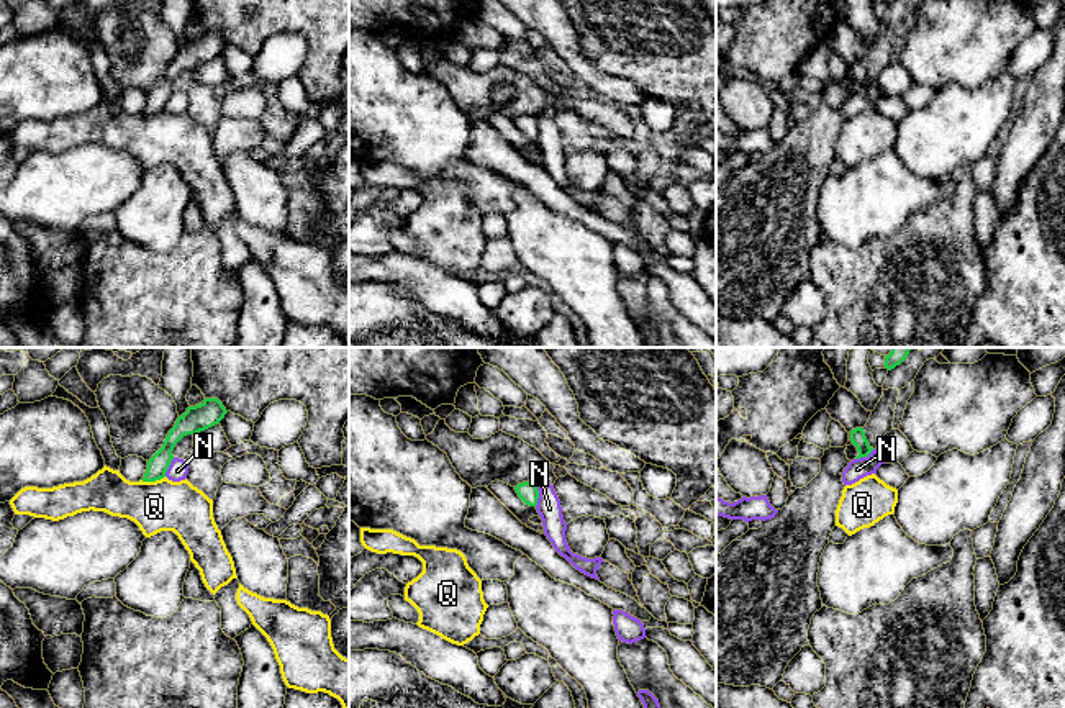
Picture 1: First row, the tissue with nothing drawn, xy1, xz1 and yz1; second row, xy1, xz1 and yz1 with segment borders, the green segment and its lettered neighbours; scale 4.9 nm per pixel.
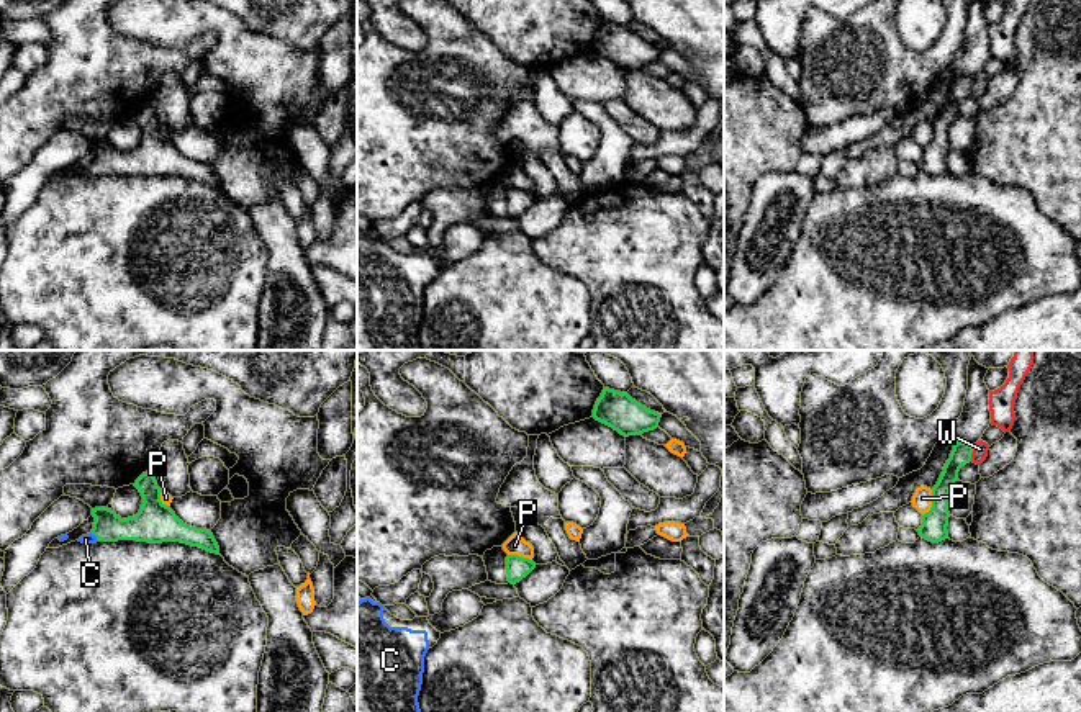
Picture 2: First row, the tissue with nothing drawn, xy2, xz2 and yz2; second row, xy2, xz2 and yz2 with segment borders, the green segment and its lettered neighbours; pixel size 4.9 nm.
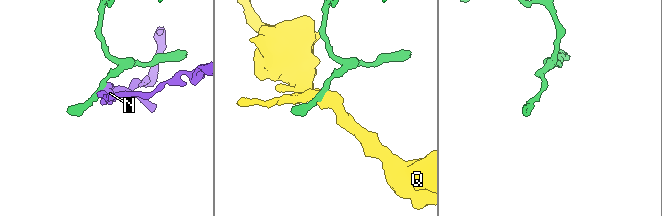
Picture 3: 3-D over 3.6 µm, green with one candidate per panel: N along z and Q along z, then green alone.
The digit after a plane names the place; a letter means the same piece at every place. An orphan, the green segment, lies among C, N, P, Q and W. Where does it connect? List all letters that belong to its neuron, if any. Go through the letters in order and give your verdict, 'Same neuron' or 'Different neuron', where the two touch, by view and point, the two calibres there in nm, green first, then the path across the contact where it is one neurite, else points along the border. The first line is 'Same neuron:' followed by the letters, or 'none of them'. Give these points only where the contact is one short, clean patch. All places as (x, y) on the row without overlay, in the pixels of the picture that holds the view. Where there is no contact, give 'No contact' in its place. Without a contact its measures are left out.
Same neuron: C
C: Same neuron. Touches green at xy2 (95, 169). Thickness 150 nm (green) against 50 nm. Path across: xy2 (144, 159), (105, 162), (95, 169), (85, 172)
N: Different neuron. Touches green at xz1 (538, 128). Thickness 100 nm (green) against 120 nm. Boundary: xz1 (538, 117), (538, 135), (534, 138)
P: Different neuron. Touches green at yz2 (932, 136). Thickness 130 nm (green) against 100 nm. Boundary: yz2 (932, 123), (932, 139), (922, 149)
Q: Different neuron. Touches green at xy1 (153, 113). Thickness 100 nm (green) against 260 nm. Boundary: xy1 (164, 108), (154, 113), (141, 113)
W: Different neuron. Touches green at yz2 (972, 85). Thickness 100 nm (green) against 80 nm. Boundary: yz2 (973, 79), (970, 94)

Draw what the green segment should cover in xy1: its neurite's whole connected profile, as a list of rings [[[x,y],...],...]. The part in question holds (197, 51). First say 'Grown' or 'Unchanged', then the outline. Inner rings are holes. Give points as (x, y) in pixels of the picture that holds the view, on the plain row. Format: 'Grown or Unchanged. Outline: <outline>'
Unchanged. Outline: [[[205,31],[200,38],[188,39],[187,44],[177,51],[162,80],[147,93],[143,115],[164,111],[174,92],[172,84],[175,77],[187,67],[197,67],[218,57],[226,46],[226,41],[218,31]]]

